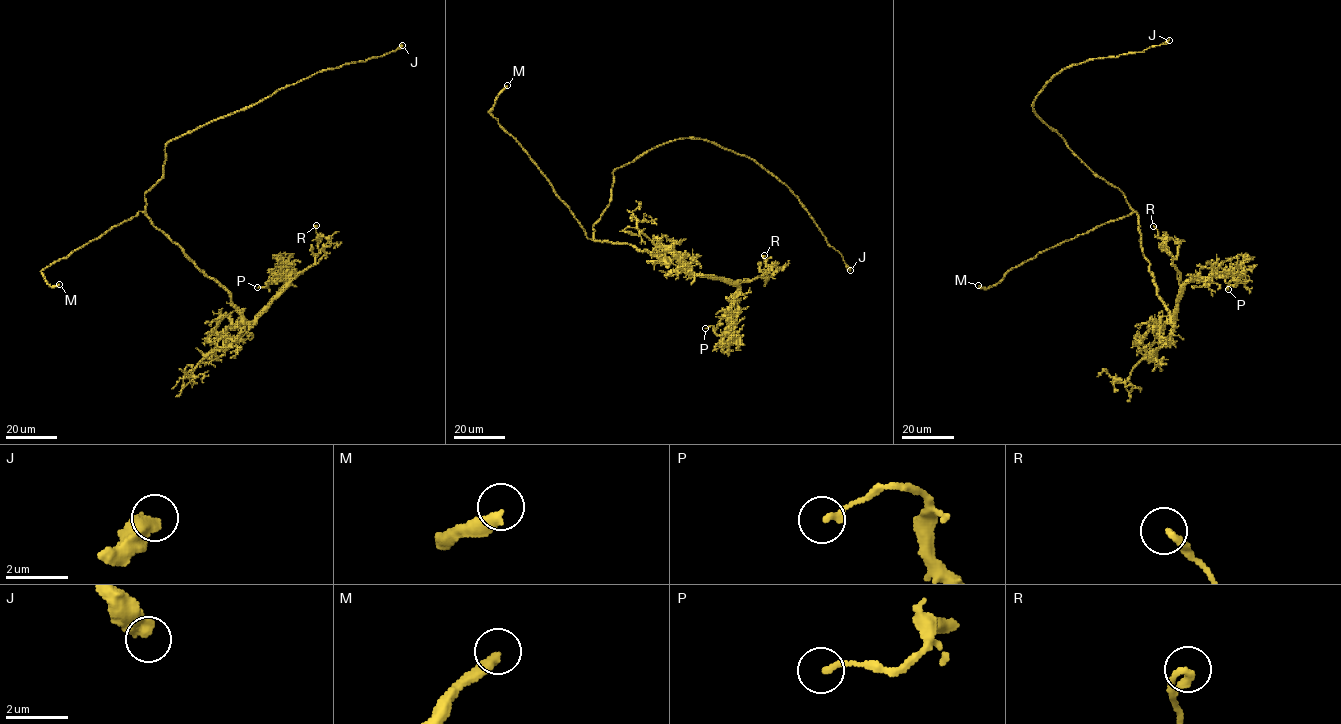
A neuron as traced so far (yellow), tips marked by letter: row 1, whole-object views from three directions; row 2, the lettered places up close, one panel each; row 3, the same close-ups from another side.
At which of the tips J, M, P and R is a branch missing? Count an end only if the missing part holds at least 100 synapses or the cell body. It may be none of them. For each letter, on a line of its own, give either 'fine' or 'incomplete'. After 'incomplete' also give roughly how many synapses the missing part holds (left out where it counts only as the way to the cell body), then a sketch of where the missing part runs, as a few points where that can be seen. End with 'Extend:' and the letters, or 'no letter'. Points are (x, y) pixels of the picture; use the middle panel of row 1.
J: fine
M: incomplete
P: fine
R: fine
Extend: M

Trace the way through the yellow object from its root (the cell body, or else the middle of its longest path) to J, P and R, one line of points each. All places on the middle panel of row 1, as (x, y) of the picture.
J: (611, 199), (613, 171), (616, 168), (674, 140), (706, 139), (756, 161), (781, 180), (850, 270)
P: (611, 199), (592, 226), (596, 240), (676, 259), (683, 269), (737, 287), (730, 330), (718, 335), (705, 328)
R: (611, 199), (592, 226), (596, 240), (627, 243), (695, 274), (734, 281), (766, 280), (764, 255)

